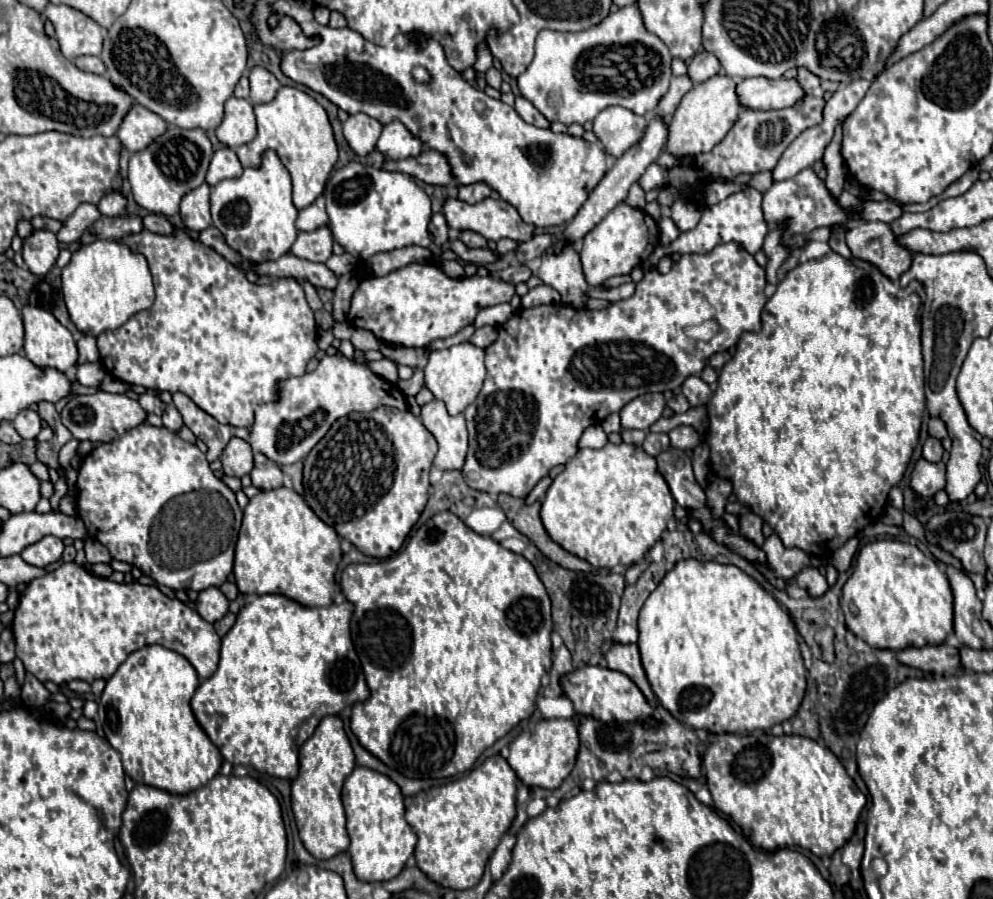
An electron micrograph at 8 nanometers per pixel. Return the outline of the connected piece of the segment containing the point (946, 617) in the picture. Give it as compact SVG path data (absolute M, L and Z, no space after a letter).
M878 539L872 543L866 543L858 557L856 567L850 579L846 581L842 589L842 613L846 619L846 627L864 643L868 643L874 649L892 649L902 651L908 647L924 647L924 641L928 645L940 645L952 635L954 631L954 609L952 609L954 597L948 583L948 577L940 571L940 567L926 557L918 547L894 539Z

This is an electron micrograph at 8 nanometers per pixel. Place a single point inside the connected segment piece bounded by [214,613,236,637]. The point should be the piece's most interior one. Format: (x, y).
(222, 626)

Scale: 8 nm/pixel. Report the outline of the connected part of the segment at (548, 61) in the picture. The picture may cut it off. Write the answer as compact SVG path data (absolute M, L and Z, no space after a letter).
M636 5L620 7L618 11L604 17L598 25L584 31L552 31L542 29L536 37L536 55L528 69L518 77L520 93L534 103L534 107L550 121L560 121L564 125L592 121L602 109L620 105L630 109L636 115L644 115L656 109L656 101L664 95L672 79L672 55L664 41L650 31L646 31L642 23L640 9Z

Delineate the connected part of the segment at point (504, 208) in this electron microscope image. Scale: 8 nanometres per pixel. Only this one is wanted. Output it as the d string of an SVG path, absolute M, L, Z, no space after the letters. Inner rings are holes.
M448 199L444 203L444 215L446 215L446 221L452 229L456 229L456 231L470 229L470 231L480 233L488 241L498 241L502 237L508 237L508 239L514 239L514 241L528 241L534 235L534 227L524 223L520 219L518 211L502 199L498 199L498 201L496 199L484 199L476 205L468 205L468 203L462 203L458 199Z

